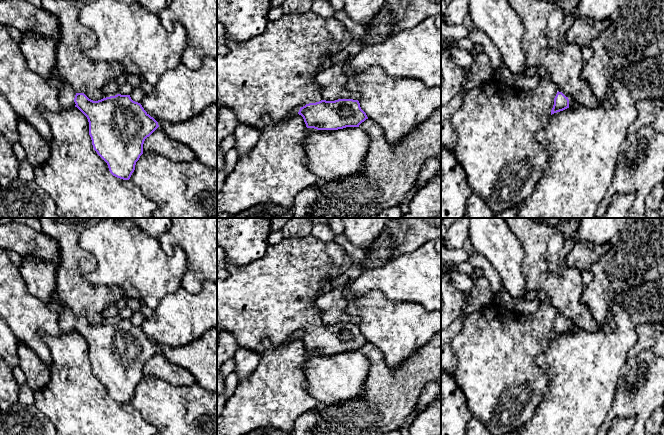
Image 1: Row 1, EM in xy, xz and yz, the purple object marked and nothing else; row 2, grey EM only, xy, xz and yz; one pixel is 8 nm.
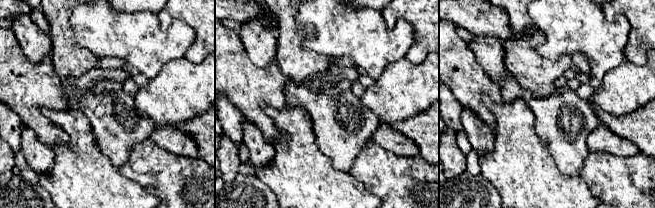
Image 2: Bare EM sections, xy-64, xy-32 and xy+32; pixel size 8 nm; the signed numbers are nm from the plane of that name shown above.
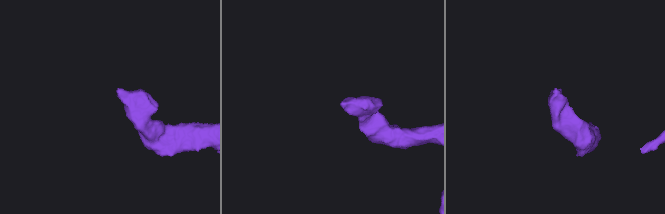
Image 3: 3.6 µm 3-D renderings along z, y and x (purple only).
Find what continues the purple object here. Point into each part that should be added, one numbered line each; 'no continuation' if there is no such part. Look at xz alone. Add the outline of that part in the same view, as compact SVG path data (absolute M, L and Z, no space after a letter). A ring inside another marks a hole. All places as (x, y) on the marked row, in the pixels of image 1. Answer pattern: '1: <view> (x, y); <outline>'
1: xz (293, 112); M300 108L299 109L292 109L285 117L285 119L289 119L289 118L292 118L294 117L295 115L298 114Z

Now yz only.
no continuation

